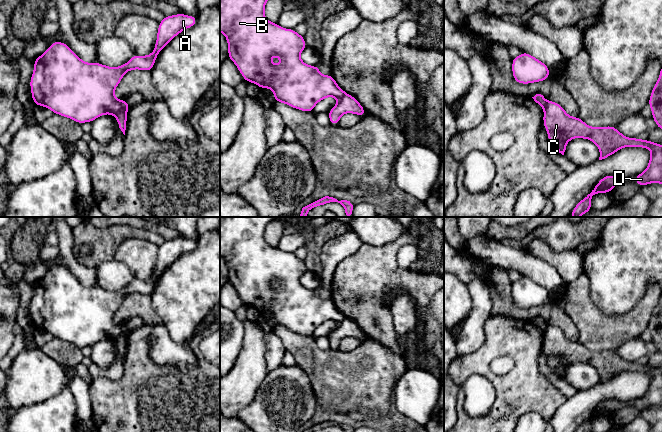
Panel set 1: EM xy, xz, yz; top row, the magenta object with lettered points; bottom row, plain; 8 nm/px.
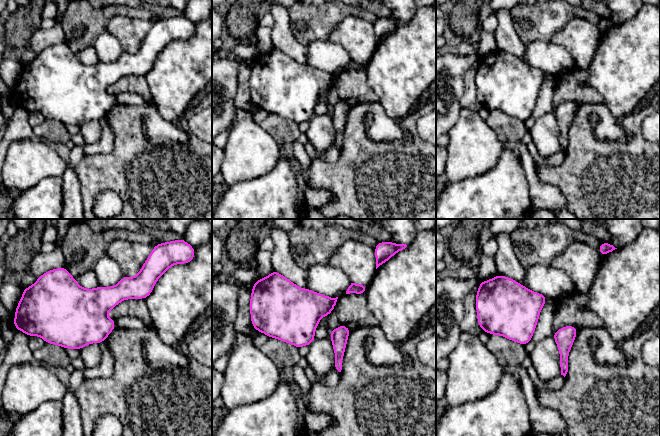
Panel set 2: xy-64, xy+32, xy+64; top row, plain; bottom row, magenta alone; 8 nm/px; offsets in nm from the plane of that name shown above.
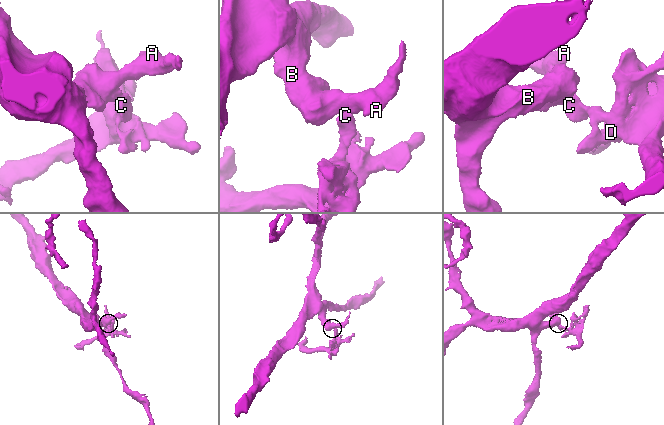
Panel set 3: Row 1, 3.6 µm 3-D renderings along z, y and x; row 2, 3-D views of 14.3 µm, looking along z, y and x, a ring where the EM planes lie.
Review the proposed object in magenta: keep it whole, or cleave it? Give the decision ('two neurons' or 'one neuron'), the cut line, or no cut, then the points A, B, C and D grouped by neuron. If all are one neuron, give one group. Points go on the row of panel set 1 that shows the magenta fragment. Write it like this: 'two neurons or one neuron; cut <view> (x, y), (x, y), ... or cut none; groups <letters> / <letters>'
two neurons; cut xy (122, 100), (120, 109), (114, 115); groups A B / C D

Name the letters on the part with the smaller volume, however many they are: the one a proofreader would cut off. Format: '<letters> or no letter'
C, D

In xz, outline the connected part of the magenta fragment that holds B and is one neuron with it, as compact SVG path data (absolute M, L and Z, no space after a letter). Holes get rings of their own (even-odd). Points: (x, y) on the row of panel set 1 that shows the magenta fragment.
M220 0L220 32L227 39L228 58L237 66L244 82L257 84L260 89L272 89L275 103L282 102L303 112L313 112L315 105L326 97L342 98L346 93L331 74L324 76L318 65L310 66L300 59L301 52L307 47L304 36L265 17L267 1ZM274 55L281 59L278 66L270 61Z

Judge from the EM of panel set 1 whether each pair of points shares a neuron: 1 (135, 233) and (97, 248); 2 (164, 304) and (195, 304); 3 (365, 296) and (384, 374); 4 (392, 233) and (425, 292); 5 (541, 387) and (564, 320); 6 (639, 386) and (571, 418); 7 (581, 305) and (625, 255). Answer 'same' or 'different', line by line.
1: same
2: same
3: different
4: different
5: different
6: same
7: different

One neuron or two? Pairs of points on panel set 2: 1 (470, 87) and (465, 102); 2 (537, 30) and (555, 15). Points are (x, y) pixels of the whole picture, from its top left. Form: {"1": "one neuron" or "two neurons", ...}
{"1": "one neuron", "2": "one neuron"}

